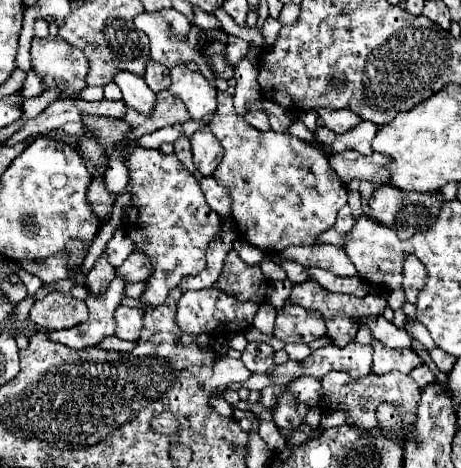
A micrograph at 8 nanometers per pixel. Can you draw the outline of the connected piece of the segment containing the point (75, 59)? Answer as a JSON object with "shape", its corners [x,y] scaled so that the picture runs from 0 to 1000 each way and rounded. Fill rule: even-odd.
{"shape":[[[72,79],[67,147],[93,165],[102,190],[128,186],[145,207],[158,207],[189,182],[184,118],[171,105],[145,96],[132,79]]]}

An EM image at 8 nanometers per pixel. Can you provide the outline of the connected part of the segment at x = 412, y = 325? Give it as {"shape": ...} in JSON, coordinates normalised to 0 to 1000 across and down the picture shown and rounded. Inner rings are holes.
{"shape":[[[883,682],[879,686],[879,707],[883,712],[892,712],[909,733],[918,733],[922,737],[922,746],[935,746],[939,737],[939,729],[935,729],[935,720],[931,720],[931,707],[922,703],[922,694],[913,694],[909,686],[900,686],[900,682]]]}

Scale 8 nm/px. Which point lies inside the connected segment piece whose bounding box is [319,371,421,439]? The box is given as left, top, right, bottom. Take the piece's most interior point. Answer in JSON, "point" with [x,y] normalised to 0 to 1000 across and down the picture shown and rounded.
{"point":[779,848]}

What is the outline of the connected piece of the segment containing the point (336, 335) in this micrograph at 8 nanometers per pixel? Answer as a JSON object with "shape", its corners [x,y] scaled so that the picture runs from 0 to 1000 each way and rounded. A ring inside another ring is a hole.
{"shape":[[[675,596],[636,609],[631,647],[636,652],[653,652],[662,660],[679,660],[679,665],[701,669],[701,686],[705,686],[705,699],[709,699],[709,720],[731,741],[744,741],[748,733],[757,733],[774,716],[774,707],[779,707],[779,682],[831,673],[831,660],[839,652],[835,635],[826,635],[826,630],[822,635],[818,630],[770,635],[770,630],[748,630],[748,626],[718,626],[718,622],[701,618],[688,600],[675,600]]]}

